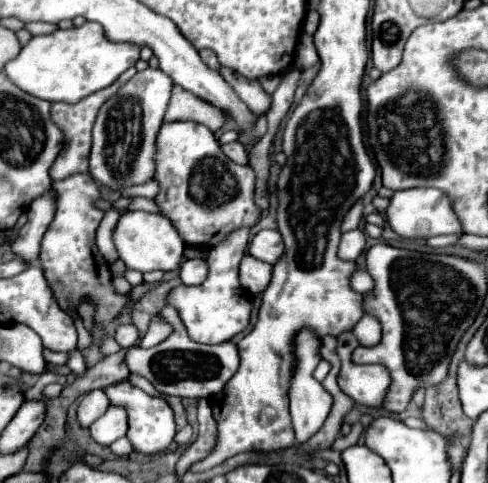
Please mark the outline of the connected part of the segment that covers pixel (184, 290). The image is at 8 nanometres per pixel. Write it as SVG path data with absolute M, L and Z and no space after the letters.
M239 229L239 231L231 233L225 239L225 243L219 243L217 247L209 249L209 255L207 255L209 273L201 285L197 285L197 287L179 285L169 291L167 305L177 309L179 317L193 341L211 343L211 345L223 343L223 341L229 341L233 335L241 333L249 325L251 301L237 279L239 261L245 255L247 243L249 243L249 229Z

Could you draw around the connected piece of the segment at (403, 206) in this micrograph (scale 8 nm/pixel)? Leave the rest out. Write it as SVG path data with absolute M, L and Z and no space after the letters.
M403 189L395 191L389 199L389 207L385 209L389 227L407 239L429 239L433 235L449 235L463 231L459 227L459 219L451 207L451 201L447 195L443 195L439 189Z

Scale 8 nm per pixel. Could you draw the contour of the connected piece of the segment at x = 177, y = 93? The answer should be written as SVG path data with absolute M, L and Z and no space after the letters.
M173 85L165 121L195 121L209 127L211 131L217 131L223 125L225 115L217 107L201 101L189 91L183 91L183 87Z

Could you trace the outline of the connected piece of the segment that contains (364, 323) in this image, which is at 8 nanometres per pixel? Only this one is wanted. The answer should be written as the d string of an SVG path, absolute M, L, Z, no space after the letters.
M363 315L361 321L353 327L353 335L359 337L361 347L375 347L375 345L381 343L383 331L381 331L381 325L379 325L379 321L375 317Z

